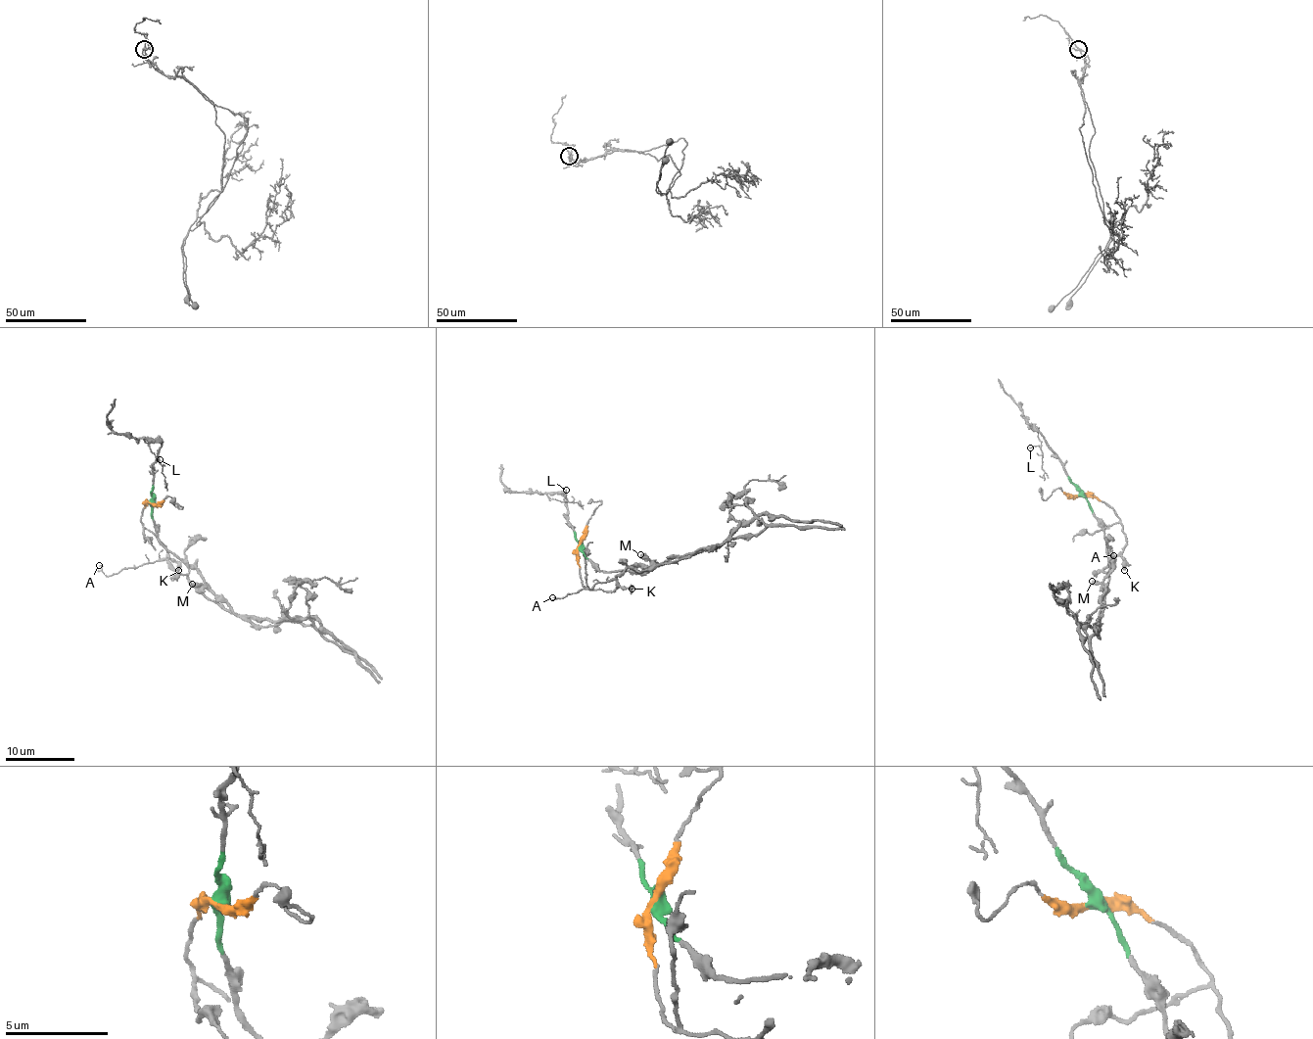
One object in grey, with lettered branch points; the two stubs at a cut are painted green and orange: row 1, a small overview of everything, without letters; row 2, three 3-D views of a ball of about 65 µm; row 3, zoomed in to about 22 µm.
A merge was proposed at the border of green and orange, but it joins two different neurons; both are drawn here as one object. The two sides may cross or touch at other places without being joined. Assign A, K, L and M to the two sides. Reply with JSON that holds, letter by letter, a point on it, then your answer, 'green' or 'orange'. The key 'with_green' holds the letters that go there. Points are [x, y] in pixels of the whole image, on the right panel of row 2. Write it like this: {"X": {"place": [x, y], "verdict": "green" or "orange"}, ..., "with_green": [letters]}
{"A": {"place": [1113, 555], "verdict": "orange"}, "K": {"place": [1124, 570], "verdict": "orange"}, "L": {"place": [1030, 448], "verdict": "green"}, "M": {"place": [1092, 581], "verdict": "green"}, "with_green": ["L", "M"]}

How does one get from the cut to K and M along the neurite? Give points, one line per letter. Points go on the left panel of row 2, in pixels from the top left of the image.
K: (151, 503), (145, 501), (141, 515), (143, 523), (177, 562), (179, 571)
M: (151, 503), (158, 539), (195, 569), (204, 582), (192, 585)

